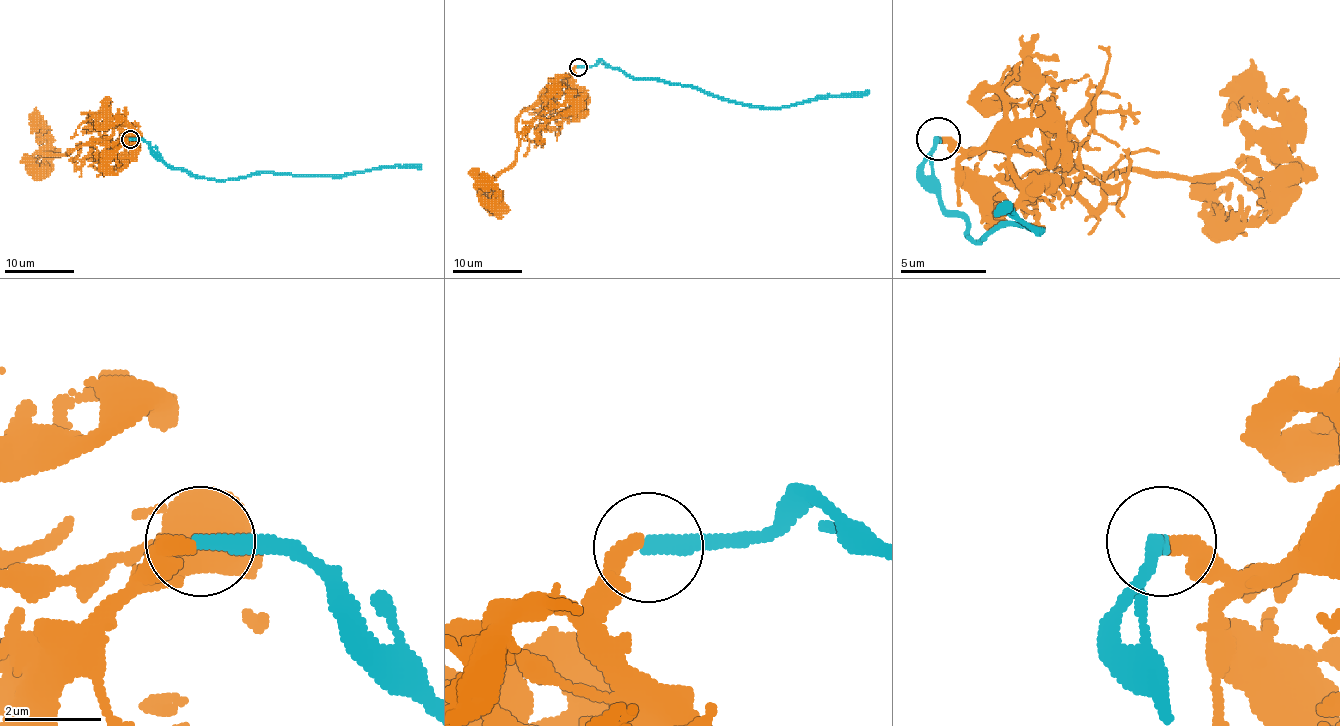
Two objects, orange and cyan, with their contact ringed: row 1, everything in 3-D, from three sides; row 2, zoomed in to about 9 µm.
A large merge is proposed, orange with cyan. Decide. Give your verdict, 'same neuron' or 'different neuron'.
same neuron

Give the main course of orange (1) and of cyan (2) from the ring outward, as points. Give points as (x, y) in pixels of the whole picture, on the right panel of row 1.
1: (935, 137), (969, 176), (1052, 172), (1095, 207), (1108, 181), (1121, 172), (1225, 176), (1281, 124), (1220, 90)
2: (939, 137), (922, 172), (939, 202), (957, 215), (974, 241), (1000, 224), (1039, 228), (1008, 207), (995, 215)

